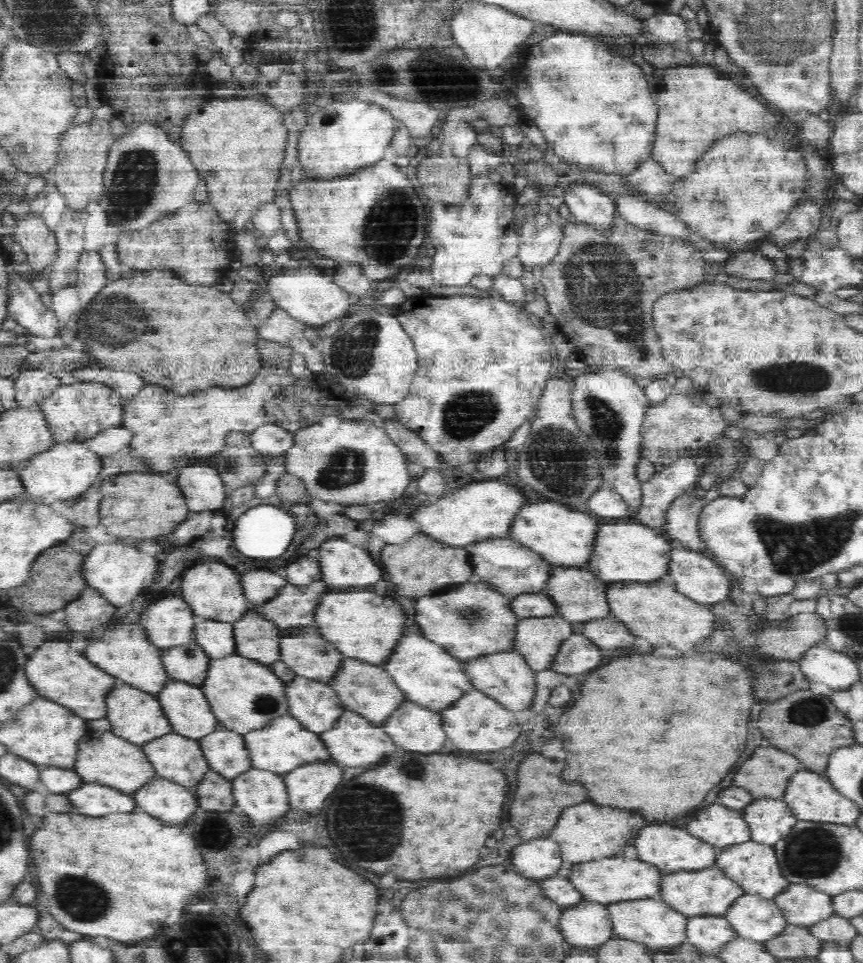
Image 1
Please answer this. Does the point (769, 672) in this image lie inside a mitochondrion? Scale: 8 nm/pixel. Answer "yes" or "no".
yes

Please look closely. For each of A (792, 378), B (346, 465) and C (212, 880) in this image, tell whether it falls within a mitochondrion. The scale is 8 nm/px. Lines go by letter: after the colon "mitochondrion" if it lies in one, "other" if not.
A: mitochondrion
B: mitochondrion
C: other

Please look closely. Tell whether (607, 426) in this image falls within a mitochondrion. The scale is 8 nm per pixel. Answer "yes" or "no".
yes

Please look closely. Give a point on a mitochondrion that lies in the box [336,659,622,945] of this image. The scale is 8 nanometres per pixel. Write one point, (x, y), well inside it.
(414, 770)

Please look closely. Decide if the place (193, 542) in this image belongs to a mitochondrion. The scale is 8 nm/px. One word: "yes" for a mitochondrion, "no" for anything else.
no

